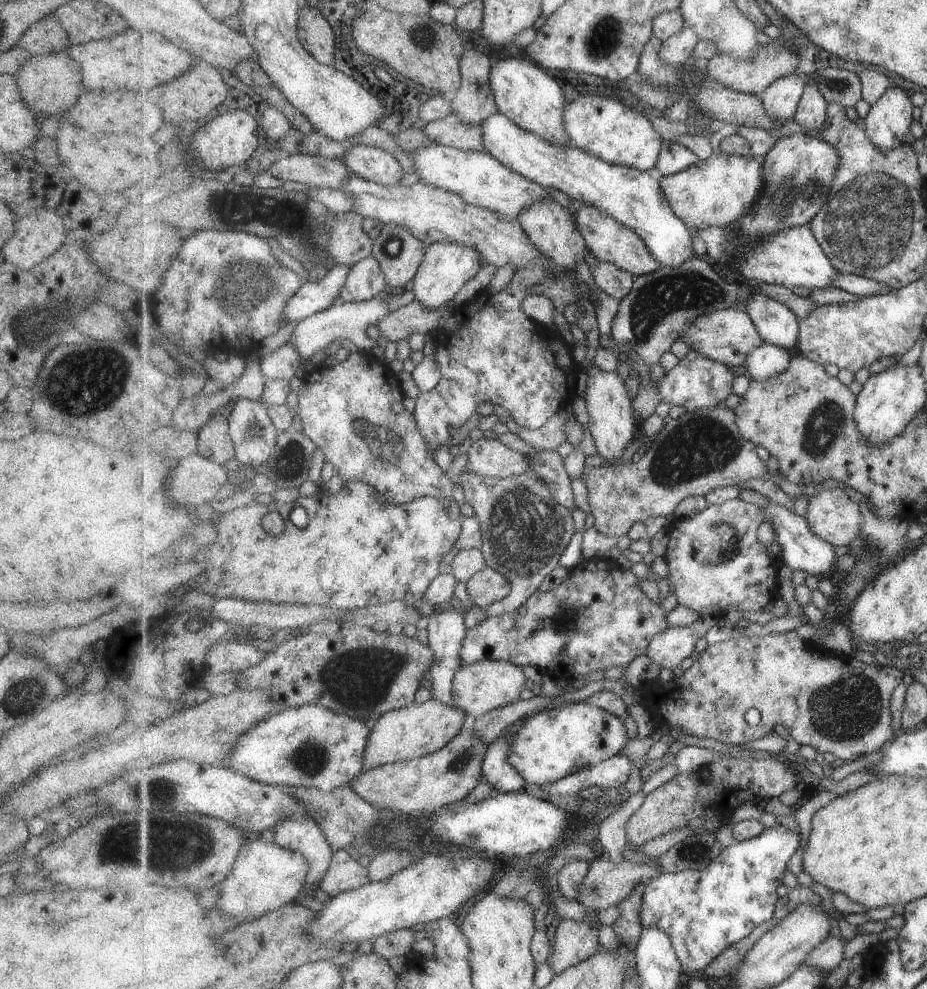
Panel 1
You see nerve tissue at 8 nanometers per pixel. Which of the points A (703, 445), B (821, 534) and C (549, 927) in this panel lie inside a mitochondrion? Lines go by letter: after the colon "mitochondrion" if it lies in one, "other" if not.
A: mitochondrion
B: other
C: other

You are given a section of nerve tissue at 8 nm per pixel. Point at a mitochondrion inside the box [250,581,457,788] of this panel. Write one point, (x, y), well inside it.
(360, 682)

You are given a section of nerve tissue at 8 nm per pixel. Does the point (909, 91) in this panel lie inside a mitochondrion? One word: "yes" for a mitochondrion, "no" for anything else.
no

